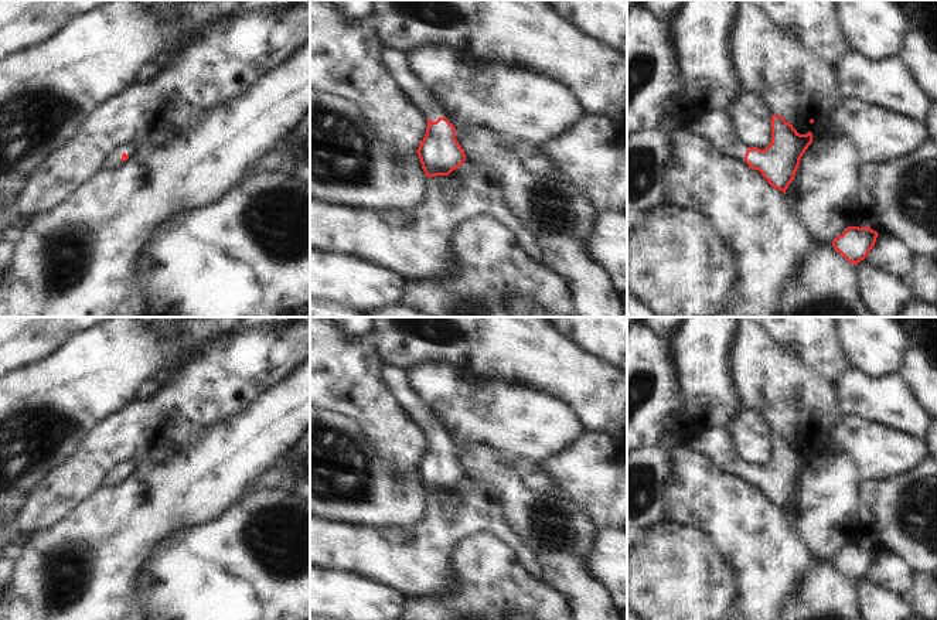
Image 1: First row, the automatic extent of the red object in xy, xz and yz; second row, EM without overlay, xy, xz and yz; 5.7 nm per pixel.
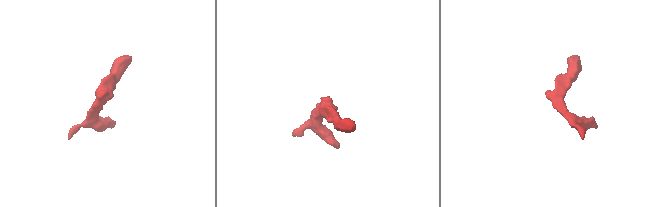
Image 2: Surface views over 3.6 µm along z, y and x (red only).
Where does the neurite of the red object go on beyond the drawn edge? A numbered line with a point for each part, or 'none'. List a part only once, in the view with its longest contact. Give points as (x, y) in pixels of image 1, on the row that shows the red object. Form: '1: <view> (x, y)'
1: xz (395, 61)

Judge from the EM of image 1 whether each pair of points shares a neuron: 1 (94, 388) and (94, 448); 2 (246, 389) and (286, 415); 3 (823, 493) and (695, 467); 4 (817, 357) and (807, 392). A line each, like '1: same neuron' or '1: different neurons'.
1: different neurons
2: different neurons
3: different neurons
4: different neurons

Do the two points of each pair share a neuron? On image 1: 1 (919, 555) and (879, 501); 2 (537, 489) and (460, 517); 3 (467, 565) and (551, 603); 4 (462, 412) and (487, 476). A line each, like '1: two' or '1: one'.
1: one
2: two
3: one
4: two

